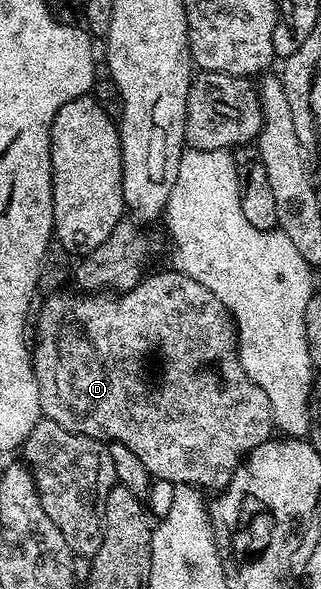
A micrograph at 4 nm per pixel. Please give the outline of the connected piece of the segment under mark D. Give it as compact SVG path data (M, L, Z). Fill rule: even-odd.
M171 271L156 272L153 276L145 275L133 289L118 298L121 300L83 300L72 292L52 296L40 308L40 323L35 325L34 334L62 334L62 328L64 328L64 426L66 430L105 442L125 443L130 450L138 454L138 458L145 464L150 476L156 480L168 480L173 486L199 486L204 490L207 488L223 490L227 488L233 472L240 467L244 457L260 444L273 439L274 417L270 398L266 398L266 390L262 390L262 386L253 382L246 374L244 367L240 365L236 322L228 307L213 292L206 290L202 282L190 278L185 272ZM155 348L160 348L161 354L164 355L164 364L168 369L164 372L164 385L157 390L156 397L152 397L148 393L148 380L144 377L144 359Z

